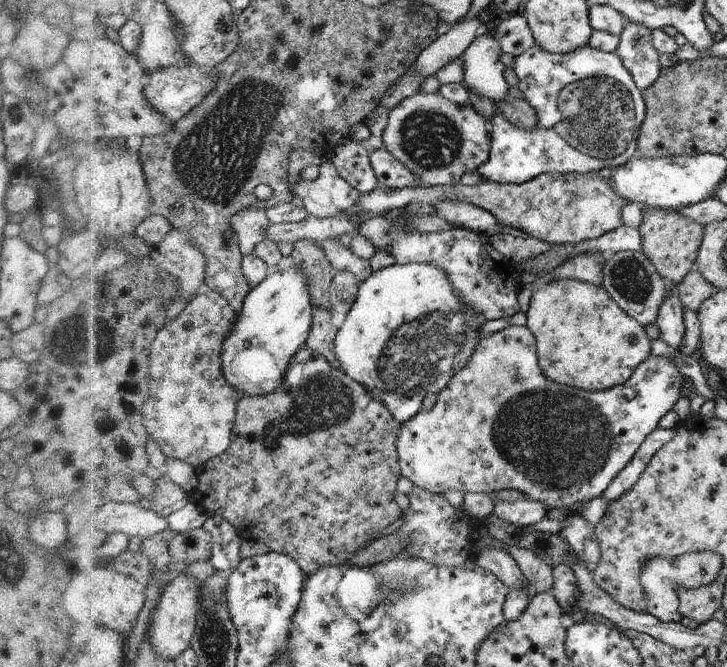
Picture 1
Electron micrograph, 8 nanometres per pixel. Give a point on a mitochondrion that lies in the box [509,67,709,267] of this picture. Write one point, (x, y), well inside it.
(597, 109)

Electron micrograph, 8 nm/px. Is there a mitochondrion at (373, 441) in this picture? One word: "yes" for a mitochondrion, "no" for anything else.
no

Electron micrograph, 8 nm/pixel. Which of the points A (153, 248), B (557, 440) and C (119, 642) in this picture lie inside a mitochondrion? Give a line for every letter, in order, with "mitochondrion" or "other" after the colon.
A: other
B: mitochondrion
C: other

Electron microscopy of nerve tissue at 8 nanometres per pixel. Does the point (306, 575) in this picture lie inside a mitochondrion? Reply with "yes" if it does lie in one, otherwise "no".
no

